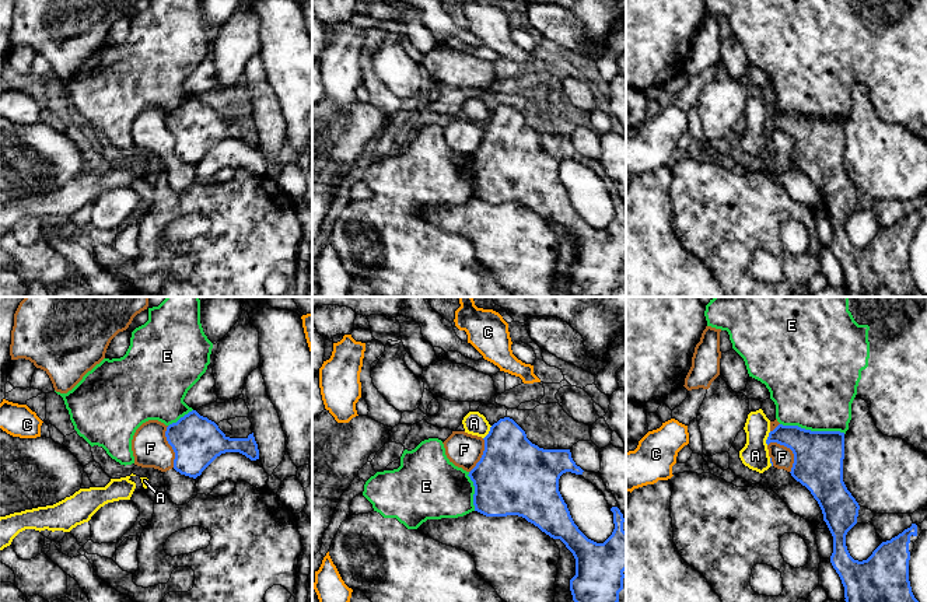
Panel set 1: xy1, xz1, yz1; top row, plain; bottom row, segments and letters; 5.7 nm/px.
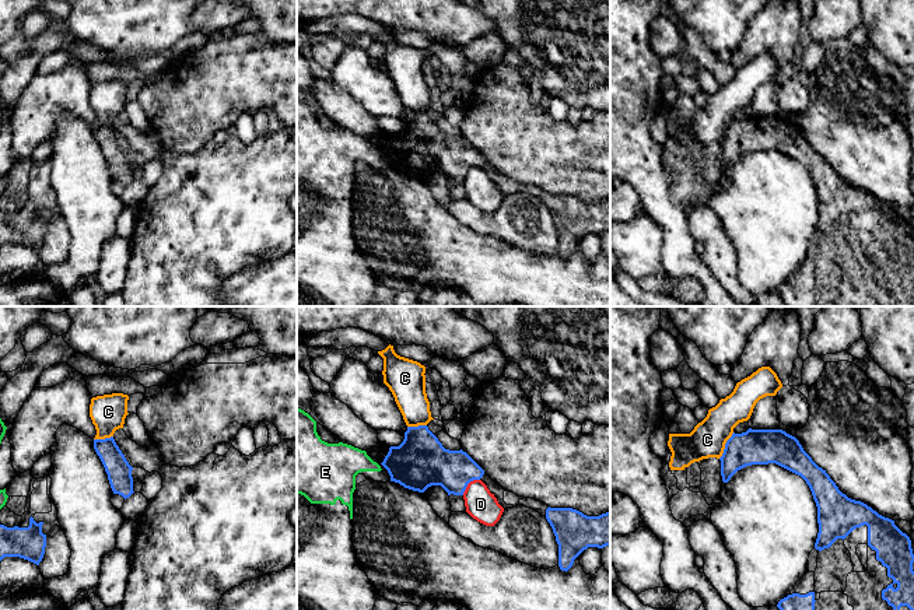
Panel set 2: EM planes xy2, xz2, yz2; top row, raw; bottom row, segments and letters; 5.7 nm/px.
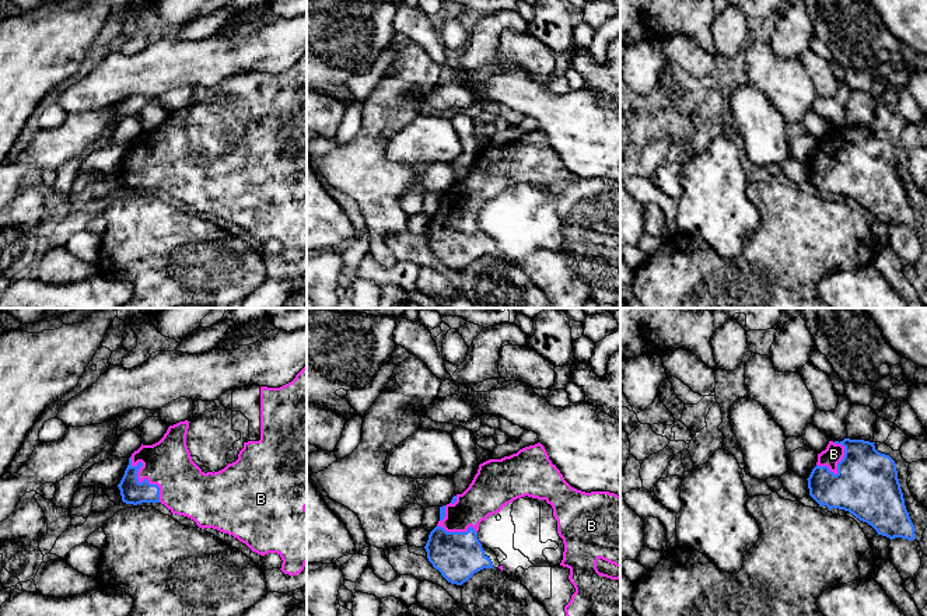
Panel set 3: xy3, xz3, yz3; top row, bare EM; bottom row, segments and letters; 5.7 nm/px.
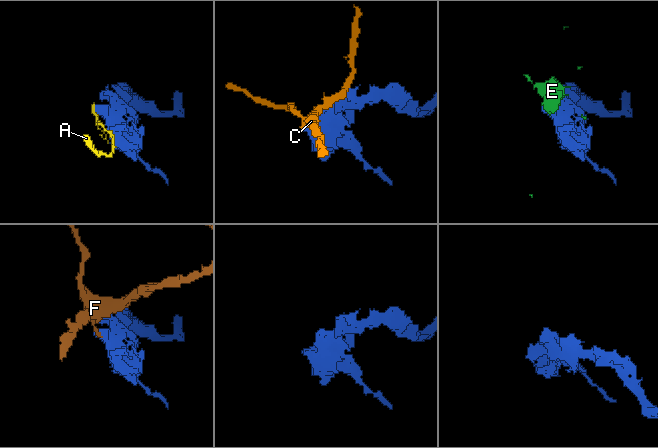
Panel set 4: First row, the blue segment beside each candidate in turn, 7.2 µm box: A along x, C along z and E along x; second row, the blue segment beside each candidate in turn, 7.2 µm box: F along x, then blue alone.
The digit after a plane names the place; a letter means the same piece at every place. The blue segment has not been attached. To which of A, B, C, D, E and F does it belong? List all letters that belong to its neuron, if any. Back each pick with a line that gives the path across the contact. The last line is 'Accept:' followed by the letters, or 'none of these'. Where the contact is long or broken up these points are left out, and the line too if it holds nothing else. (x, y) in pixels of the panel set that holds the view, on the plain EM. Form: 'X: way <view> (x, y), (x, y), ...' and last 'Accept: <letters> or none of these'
Accept: B

